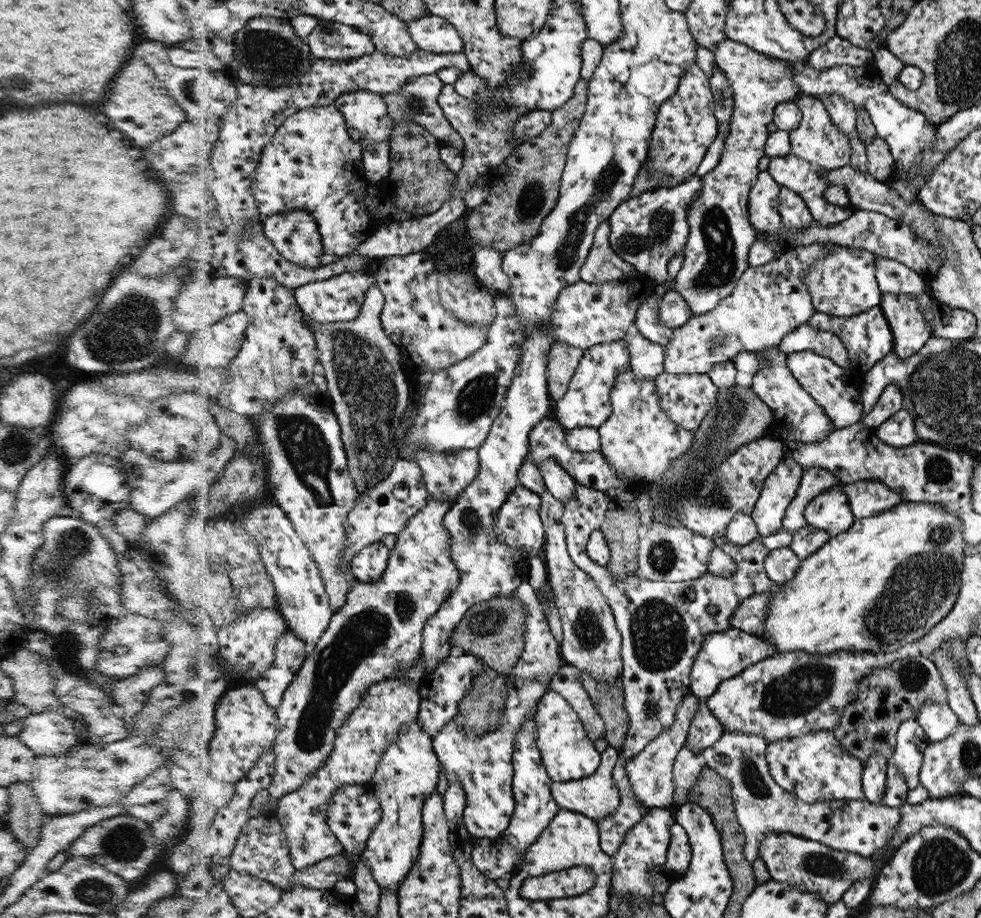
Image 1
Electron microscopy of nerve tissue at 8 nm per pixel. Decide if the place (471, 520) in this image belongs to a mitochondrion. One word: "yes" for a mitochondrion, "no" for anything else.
yes

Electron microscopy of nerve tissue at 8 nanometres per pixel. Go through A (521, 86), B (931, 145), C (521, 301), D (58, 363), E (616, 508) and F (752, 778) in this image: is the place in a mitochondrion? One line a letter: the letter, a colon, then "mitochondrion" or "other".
A: other
B: other
C: other
D: other
E: other
F: mitochondrion

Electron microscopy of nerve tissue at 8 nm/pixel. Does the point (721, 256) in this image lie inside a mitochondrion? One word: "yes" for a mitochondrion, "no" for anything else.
yes

